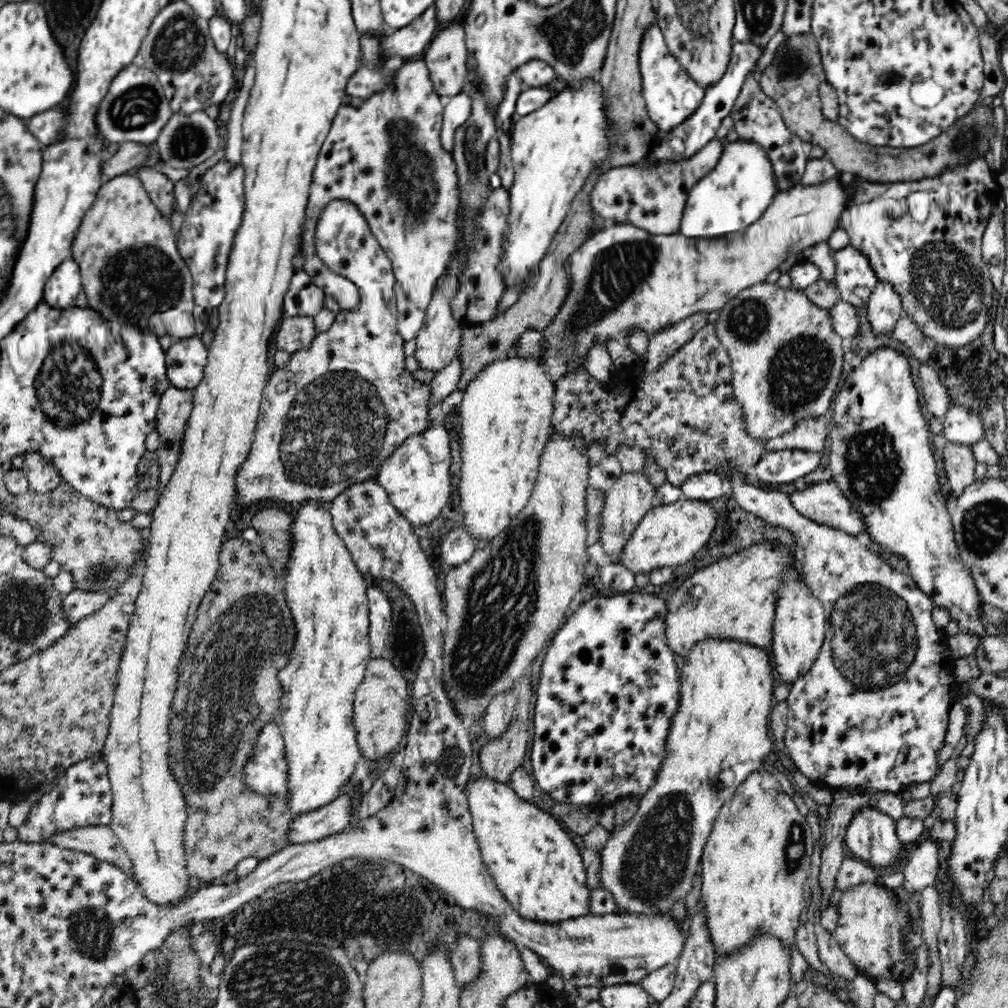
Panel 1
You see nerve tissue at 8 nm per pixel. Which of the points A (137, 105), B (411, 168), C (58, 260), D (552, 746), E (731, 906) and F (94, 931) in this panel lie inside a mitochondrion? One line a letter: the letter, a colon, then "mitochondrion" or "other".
A: mitochondrion
B: mitochondrion
C: other
D: other
E: other
F: mitochondrion

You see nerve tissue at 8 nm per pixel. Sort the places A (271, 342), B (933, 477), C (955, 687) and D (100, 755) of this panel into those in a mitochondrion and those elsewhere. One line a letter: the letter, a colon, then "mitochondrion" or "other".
A: other
B: other
C: other
D: other

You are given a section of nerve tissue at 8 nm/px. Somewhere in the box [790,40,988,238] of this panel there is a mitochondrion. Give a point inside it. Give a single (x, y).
(963, 139)

